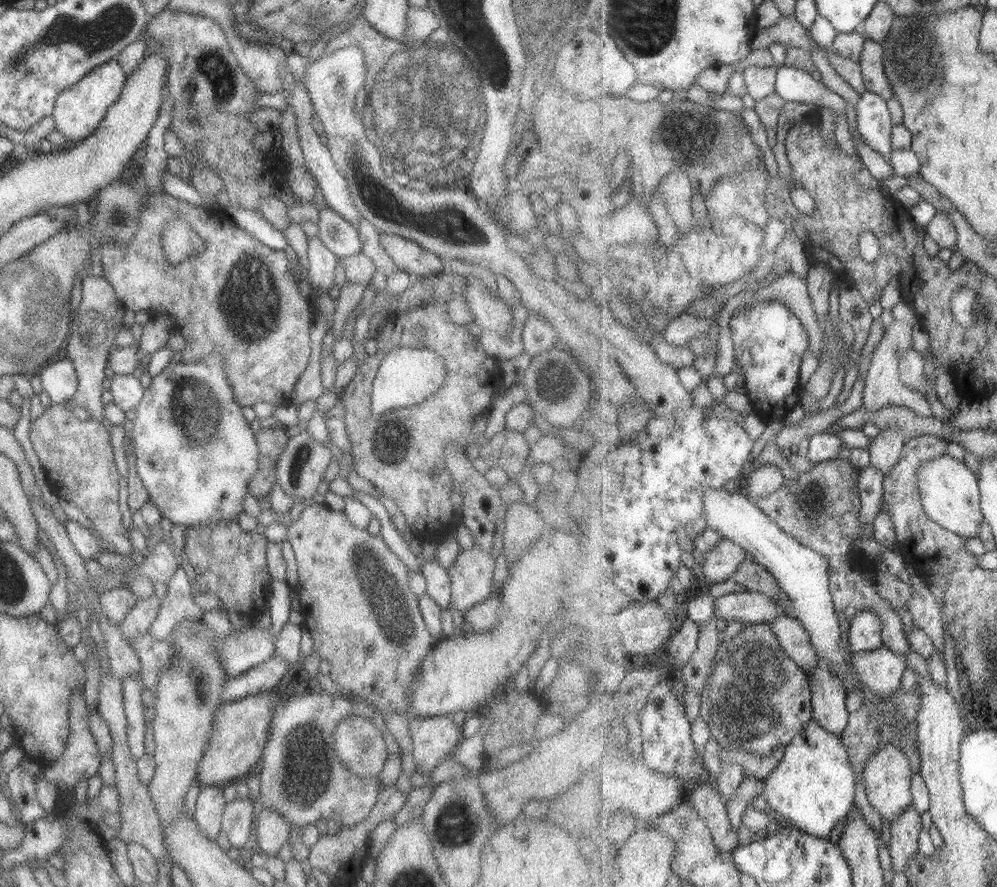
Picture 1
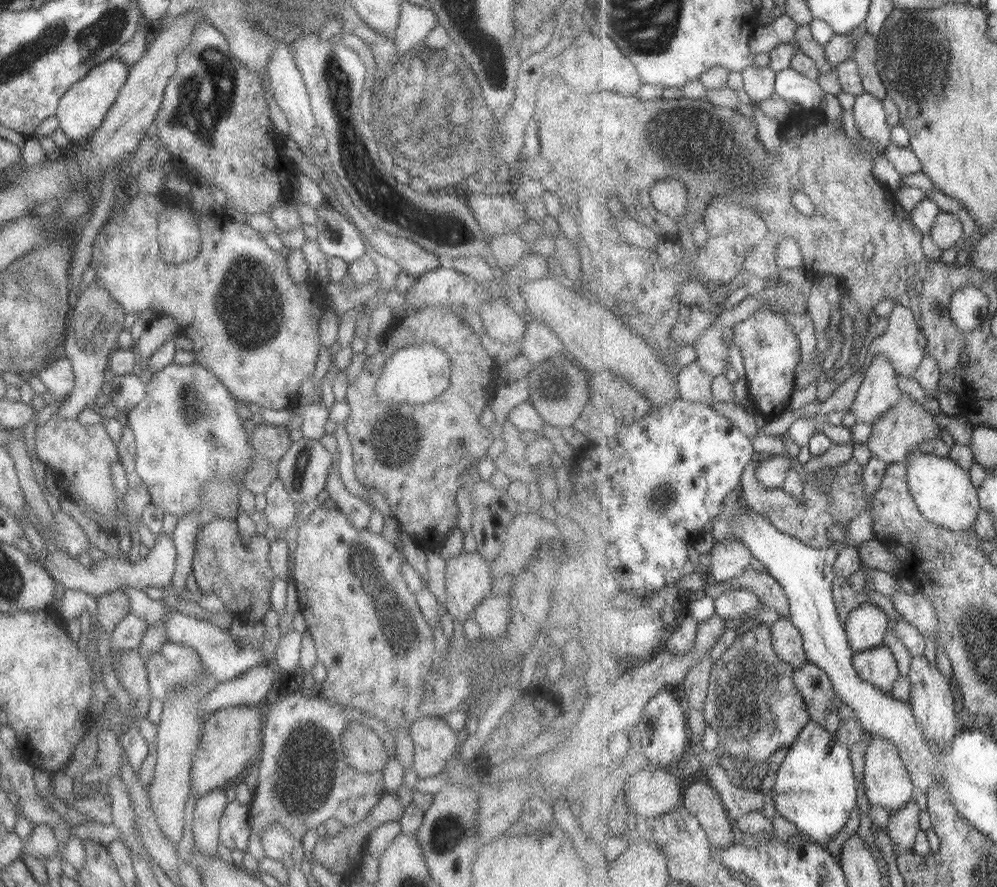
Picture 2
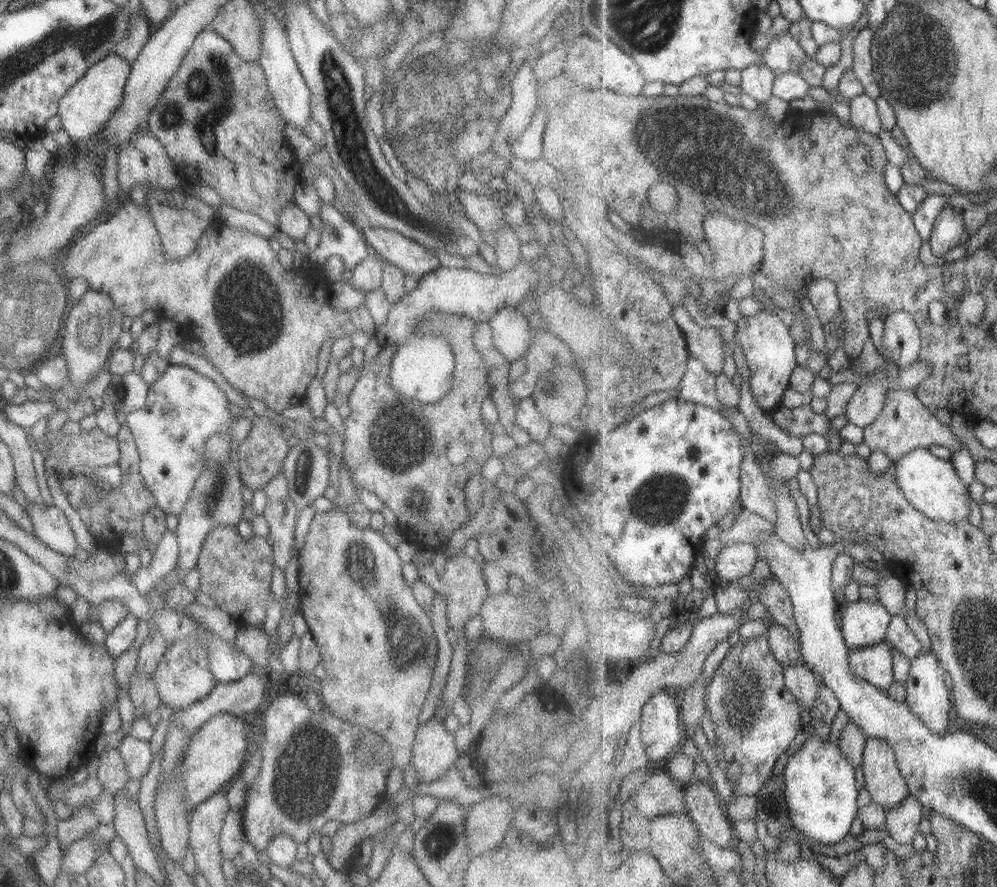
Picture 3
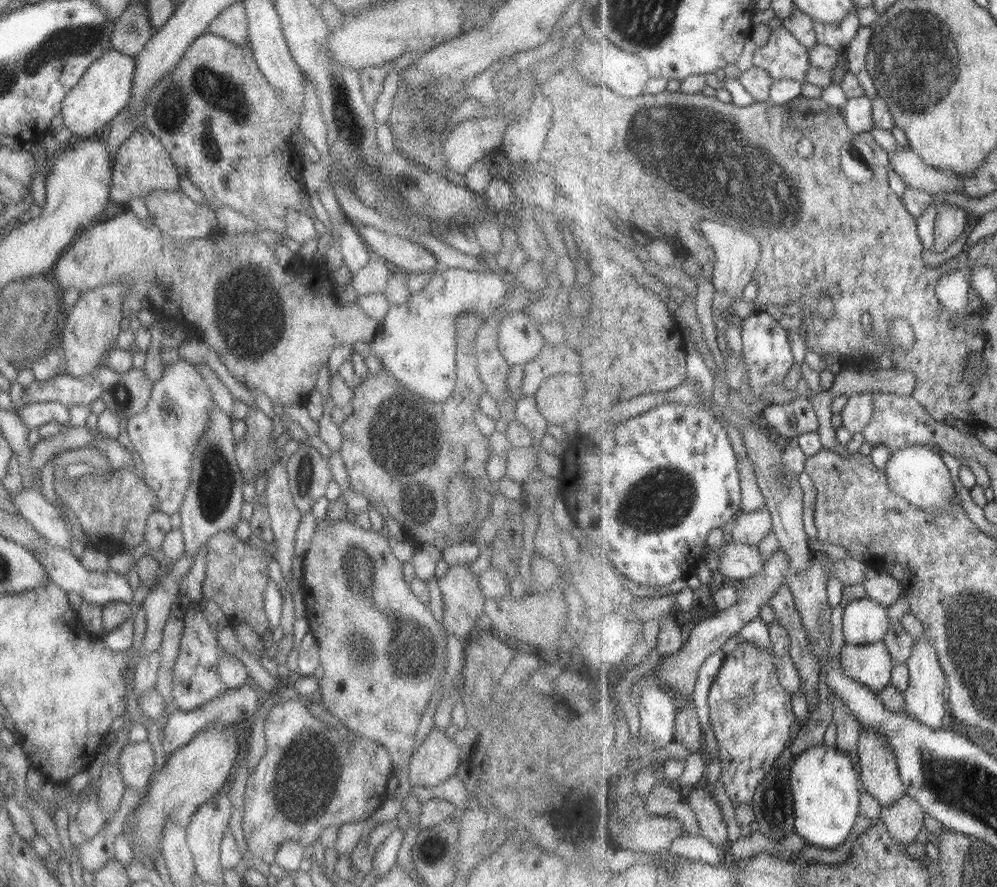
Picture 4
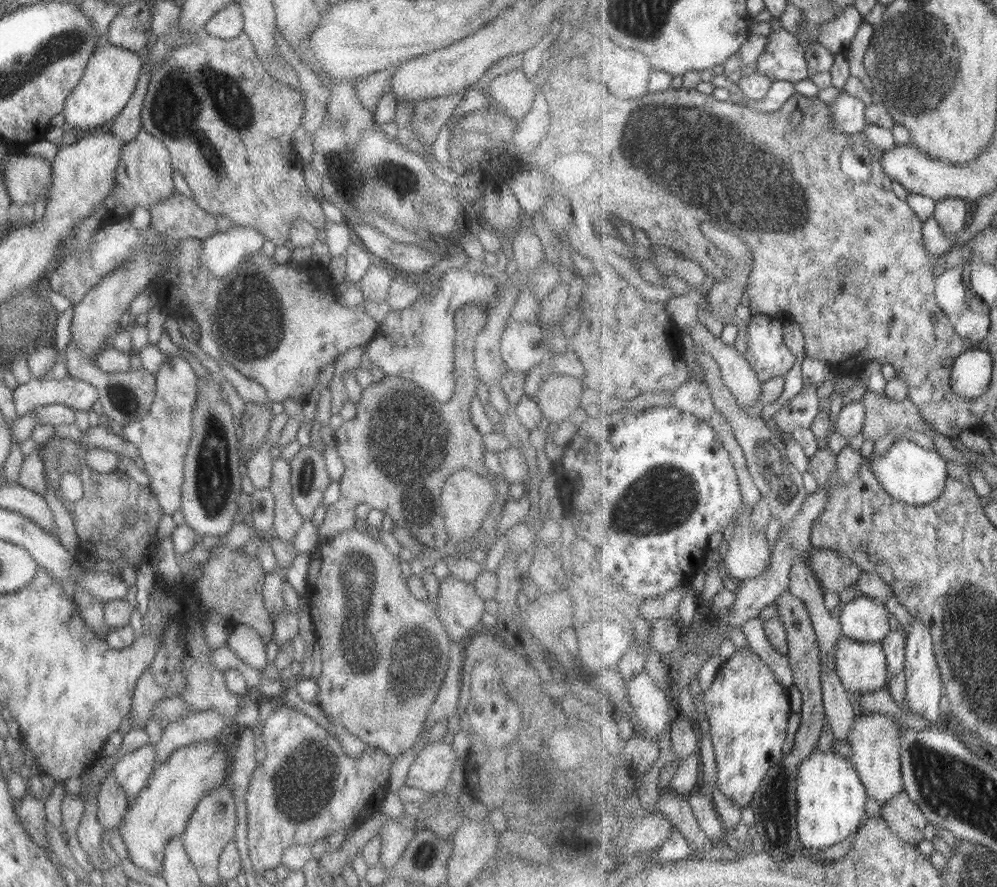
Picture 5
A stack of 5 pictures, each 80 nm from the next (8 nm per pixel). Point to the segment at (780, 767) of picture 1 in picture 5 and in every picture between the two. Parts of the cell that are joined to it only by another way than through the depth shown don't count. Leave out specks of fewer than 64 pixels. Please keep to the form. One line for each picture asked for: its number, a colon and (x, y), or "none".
2: (816, 788)
3: (822, 794)
4: (827, 791)
5: (832, 800)

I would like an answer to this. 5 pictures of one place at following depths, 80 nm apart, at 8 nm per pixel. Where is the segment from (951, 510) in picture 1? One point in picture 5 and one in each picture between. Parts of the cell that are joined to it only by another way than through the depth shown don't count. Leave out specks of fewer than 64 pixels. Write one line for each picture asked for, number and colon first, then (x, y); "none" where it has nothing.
2: (943, 491)
3: (932, 484)
4: (917, 473)
5: (909, 472)

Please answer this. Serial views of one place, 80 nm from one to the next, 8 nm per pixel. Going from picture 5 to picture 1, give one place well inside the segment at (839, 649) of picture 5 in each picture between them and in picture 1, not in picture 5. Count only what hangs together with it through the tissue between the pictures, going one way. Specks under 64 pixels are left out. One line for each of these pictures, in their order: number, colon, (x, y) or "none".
1: (881, 670)
2: (878, 665)
3: (875, 664)
4: (871, 664)

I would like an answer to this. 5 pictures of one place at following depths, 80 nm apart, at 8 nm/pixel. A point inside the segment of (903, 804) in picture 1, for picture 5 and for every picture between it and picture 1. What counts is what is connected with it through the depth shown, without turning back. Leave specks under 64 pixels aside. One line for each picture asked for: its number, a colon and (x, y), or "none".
2: (888, 783)
3: (883, 778)
4: (879, 771)
5: (875, 739)

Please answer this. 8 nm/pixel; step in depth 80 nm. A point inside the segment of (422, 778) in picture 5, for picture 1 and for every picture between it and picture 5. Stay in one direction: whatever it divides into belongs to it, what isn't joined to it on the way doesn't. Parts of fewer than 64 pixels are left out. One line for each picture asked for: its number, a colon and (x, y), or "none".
1: (434, 738)
2: (434, 744)
3: (433, 752)
4: (436, 758)

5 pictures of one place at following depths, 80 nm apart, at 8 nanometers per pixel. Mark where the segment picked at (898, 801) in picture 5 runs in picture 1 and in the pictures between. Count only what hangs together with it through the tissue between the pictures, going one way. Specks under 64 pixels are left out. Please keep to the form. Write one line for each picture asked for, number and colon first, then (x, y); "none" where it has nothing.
1: (905, 845)
2: (903, 826)
3: (902, 823)
4: (905, 819)

